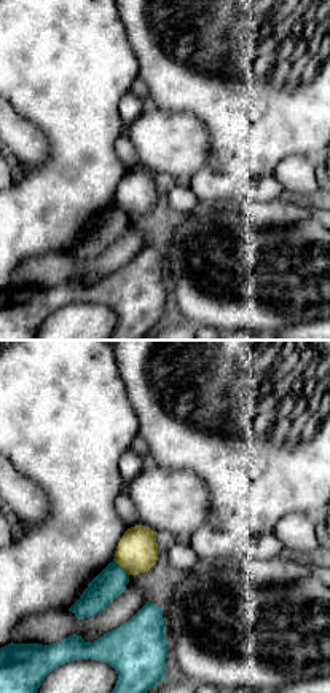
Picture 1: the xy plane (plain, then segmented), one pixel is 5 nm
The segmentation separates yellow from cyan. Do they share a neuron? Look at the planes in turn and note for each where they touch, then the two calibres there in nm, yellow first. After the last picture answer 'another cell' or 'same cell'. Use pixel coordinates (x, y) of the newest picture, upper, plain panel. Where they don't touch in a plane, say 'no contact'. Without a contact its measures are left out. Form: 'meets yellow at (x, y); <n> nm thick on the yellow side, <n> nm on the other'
meets yellow at (121, 208); 200 nm thick on the yellow side, 150 nm on the other

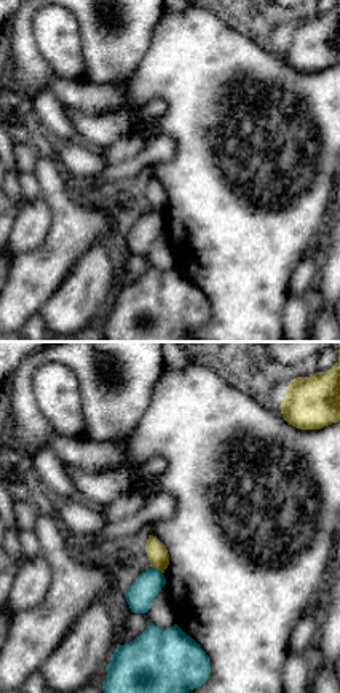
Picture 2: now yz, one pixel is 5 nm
meets yellow at (157, 209); 110 nm thick on the yellow side, 140 nm on the other

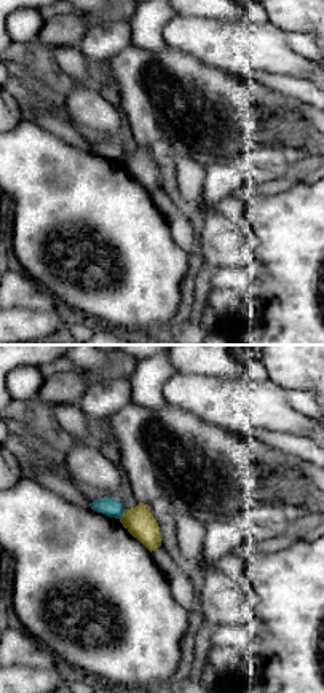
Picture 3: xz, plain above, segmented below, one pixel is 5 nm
meets yellow at (123, 157); 150 nm thick on the yellow side, 100 nm on the other

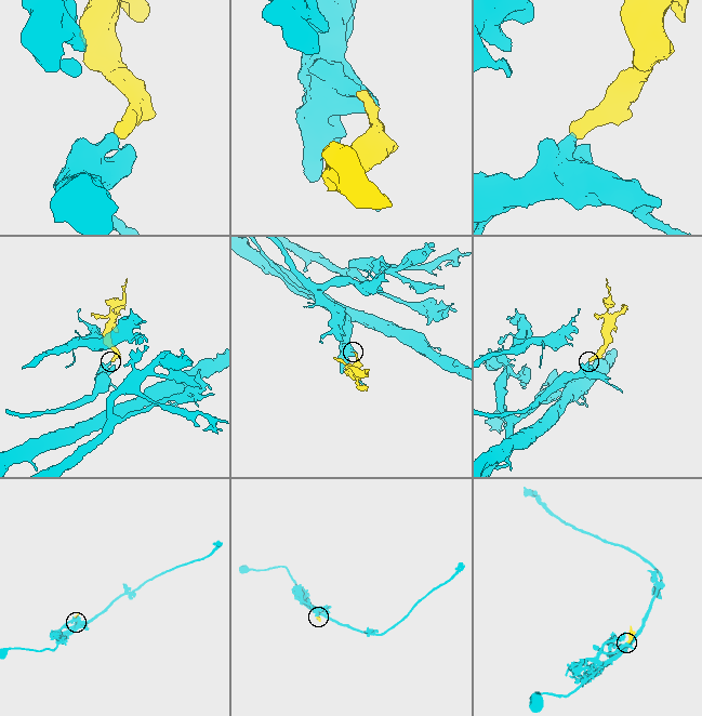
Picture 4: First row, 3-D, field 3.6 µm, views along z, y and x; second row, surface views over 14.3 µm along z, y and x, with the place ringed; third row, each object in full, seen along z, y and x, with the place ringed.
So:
another cell

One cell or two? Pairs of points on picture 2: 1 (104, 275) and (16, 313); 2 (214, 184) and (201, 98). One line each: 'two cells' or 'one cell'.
1: two cells
2: one cell

